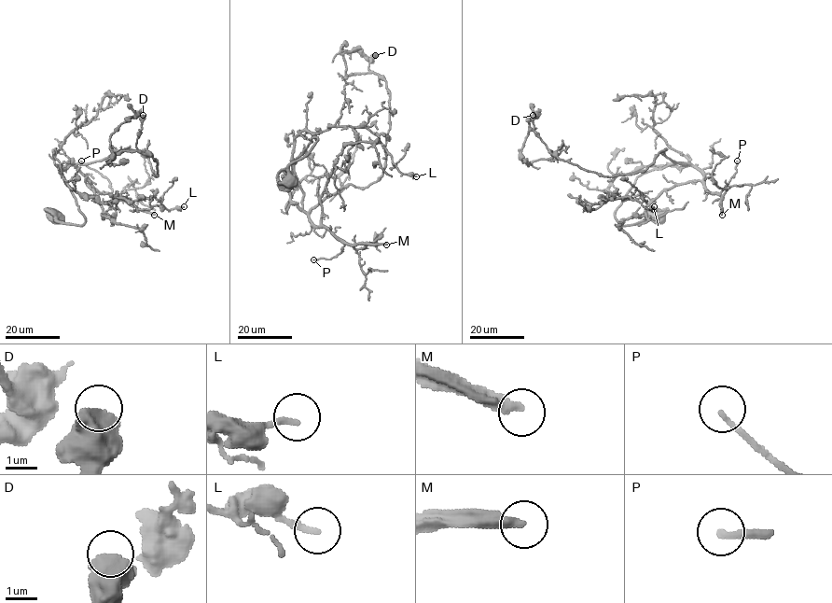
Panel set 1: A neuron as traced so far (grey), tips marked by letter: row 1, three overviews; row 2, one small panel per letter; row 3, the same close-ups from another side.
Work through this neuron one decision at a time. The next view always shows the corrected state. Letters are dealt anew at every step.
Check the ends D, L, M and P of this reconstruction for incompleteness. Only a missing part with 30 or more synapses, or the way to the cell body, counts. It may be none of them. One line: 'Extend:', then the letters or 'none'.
Extend: M

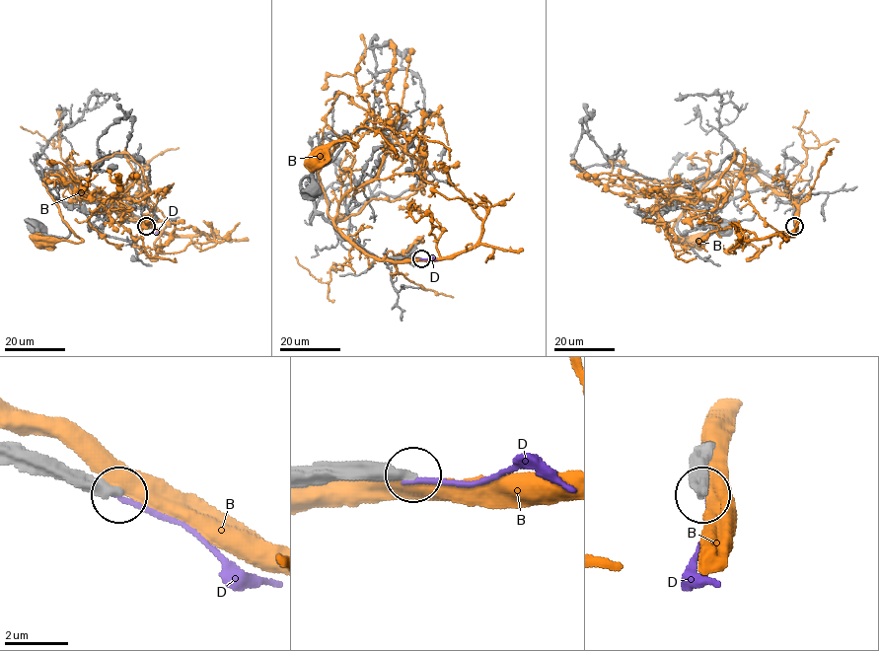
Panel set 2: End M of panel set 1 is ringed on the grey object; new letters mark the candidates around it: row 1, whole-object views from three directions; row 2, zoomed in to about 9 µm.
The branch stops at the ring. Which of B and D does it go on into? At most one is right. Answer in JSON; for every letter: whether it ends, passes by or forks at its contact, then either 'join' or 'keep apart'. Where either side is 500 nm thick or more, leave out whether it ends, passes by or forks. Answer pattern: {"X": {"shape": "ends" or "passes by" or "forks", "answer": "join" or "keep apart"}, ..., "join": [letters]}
{"B": {"answer": "keep apart"}, "D": {"shape": "ends", "answer": "keep apart"}, "join": []}

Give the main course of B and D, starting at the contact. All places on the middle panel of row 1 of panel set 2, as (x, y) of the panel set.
B: (419, 258), (390, 260), (365, 253), (328, 214), (318, 171), (342, 137), (356, 145), (332, 141), (314, 162)
D: (420, 259), (436, 260)

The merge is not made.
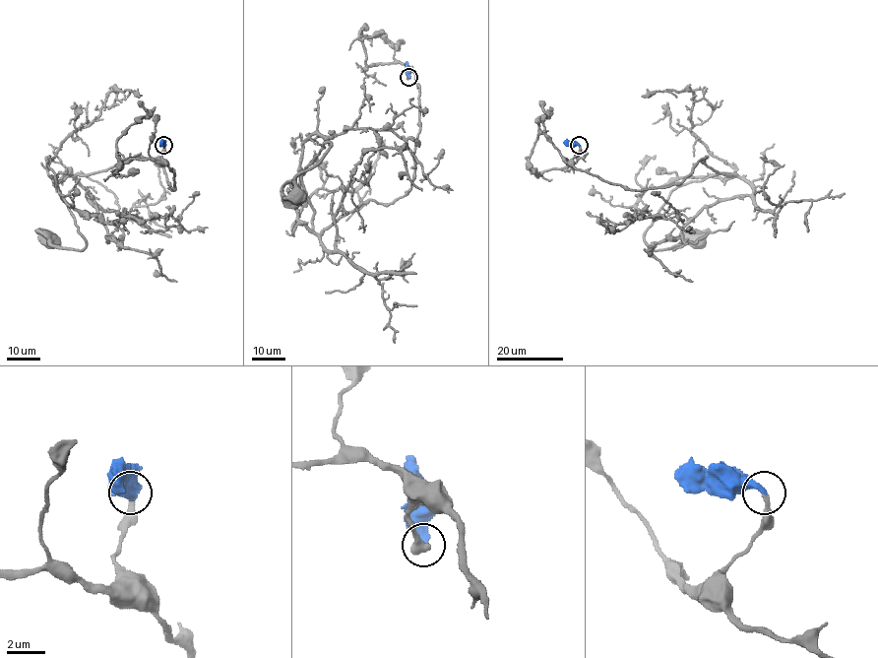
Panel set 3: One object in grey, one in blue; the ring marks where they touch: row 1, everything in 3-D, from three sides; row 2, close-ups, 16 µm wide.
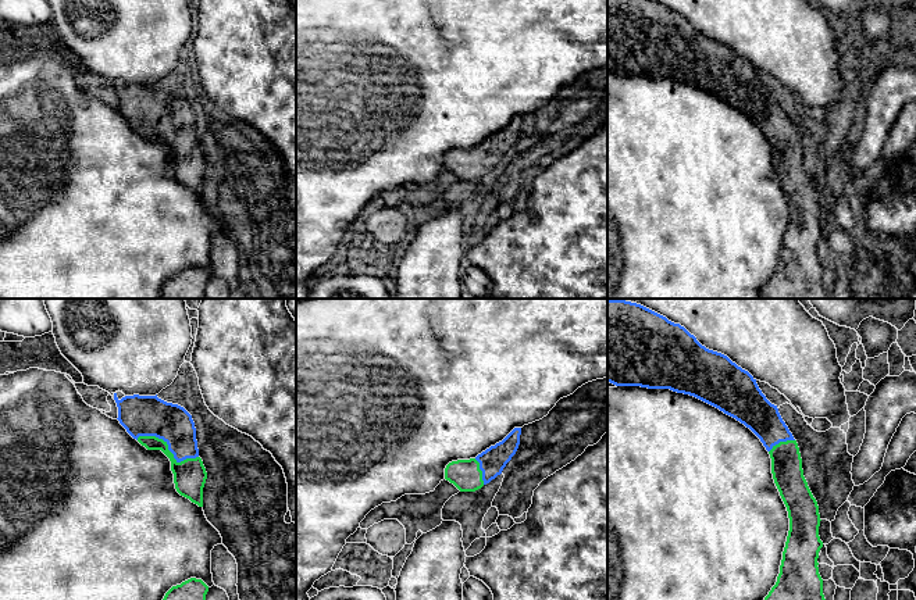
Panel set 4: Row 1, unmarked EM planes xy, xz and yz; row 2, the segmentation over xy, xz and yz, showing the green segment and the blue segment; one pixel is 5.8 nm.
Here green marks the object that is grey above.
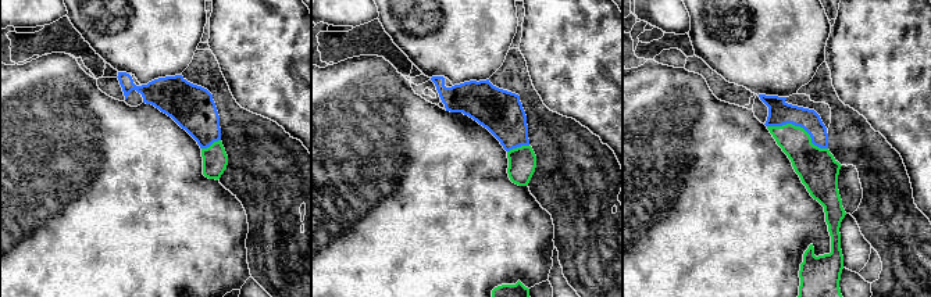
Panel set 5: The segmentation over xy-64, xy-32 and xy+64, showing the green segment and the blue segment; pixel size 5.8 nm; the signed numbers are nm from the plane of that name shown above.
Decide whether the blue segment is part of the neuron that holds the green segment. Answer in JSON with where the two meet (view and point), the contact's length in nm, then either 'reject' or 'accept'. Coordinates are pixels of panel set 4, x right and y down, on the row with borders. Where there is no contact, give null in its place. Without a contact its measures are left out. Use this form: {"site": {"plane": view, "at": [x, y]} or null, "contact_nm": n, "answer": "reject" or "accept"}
{"site": {"plane": "xy", "at": [167, 447]}, "contact_nm": 380, "answer": "accept"}

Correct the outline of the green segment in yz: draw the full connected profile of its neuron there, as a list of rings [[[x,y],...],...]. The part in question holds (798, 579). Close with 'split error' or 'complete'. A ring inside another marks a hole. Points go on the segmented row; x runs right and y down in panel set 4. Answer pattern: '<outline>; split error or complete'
[[[607,300],[607,382],[616,386],[670,389],[694,396],[749,428],[771,458],[771,474],[787,507],[790,531],[783,551],[780,574],[764,600],[826,600],[819,574],[820,514],[803,476],[799,447],[783,421],[777,406],[759,389],[756,379],[727,356],[702,346],[680,324],[625,300]]]; split error

